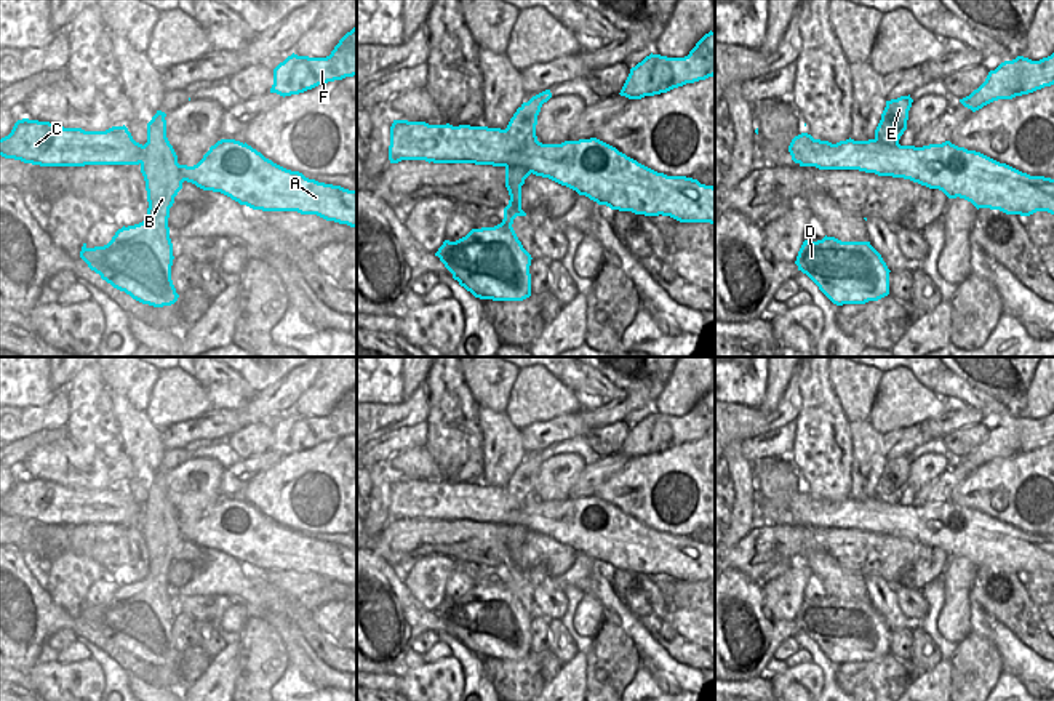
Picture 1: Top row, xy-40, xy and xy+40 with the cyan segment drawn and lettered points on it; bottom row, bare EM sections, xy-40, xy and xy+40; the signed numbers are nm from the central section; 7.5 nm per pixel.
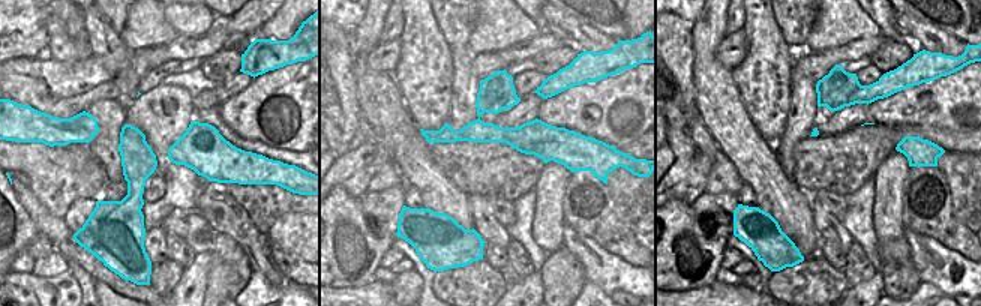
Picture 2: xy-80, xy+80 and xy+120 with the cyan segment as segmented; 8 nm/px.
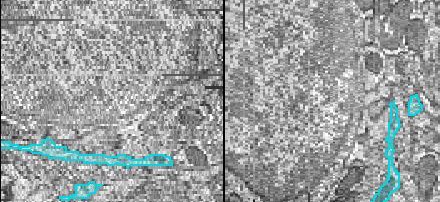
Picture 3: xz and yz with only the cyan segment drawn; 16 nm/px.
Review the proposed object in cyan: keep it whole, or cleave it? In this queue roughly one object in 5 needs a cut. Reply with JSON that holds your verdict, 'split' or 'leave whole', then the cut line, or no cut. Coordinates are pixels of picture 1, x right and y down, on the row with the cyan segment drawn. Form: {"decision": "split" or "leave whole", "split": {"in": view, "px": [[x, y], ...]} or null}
{"decision": "split", "split": {"in": "xy", "px": [[506, 128], [509, 141], [517, 149], [528, 151], [538, 146]]}}

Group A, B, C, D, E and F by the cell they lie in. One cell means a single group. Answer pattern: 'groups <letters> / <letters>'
groups A C / B D E F

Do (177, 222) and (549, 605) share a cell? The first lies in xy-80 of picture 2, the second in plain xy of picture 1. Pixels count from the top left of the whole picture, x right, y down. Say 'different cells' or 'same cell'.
same cell

